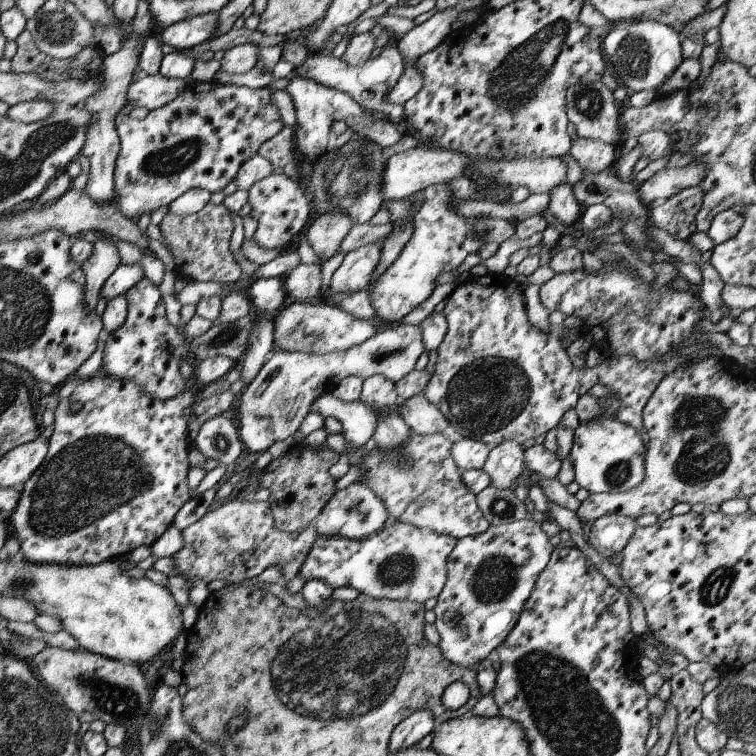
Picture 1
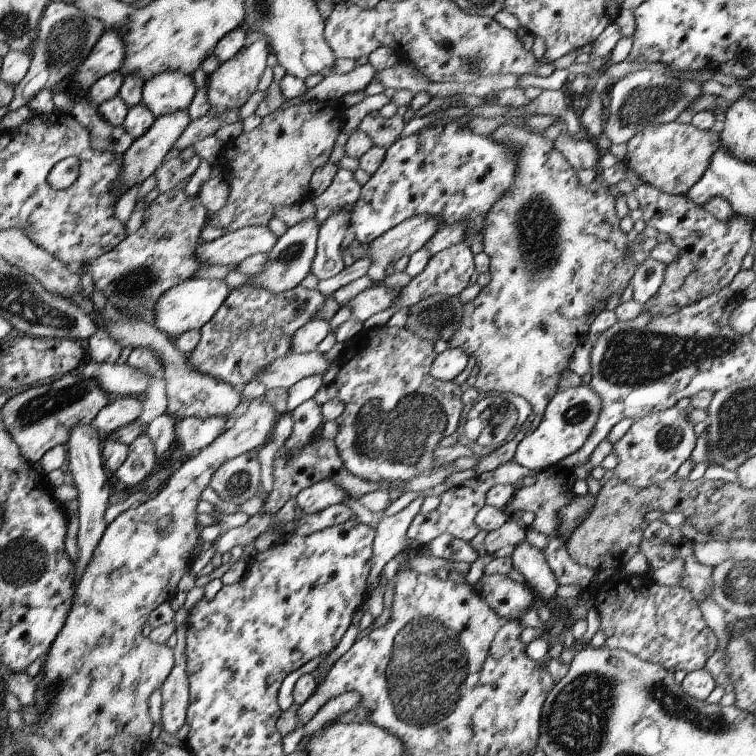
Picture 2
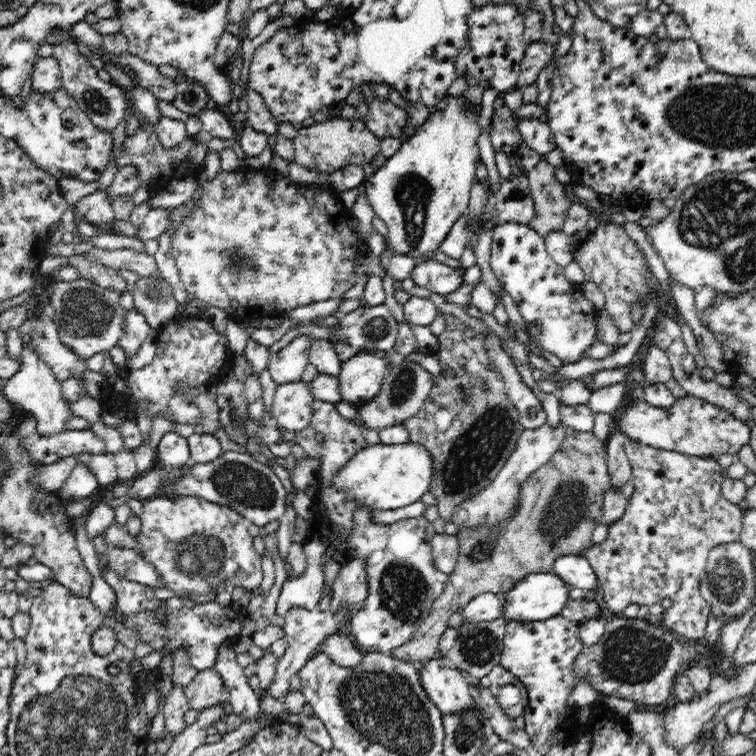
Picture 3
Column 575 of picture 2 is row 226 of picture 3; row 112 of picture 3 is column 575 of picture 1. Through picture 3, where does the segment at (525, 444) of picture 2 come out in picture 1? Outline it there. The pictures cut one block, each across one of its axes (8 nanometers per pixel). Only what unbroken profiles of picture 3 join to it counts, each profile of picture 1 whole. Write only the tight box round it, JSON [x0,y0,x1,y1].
[569,418,645,494]

